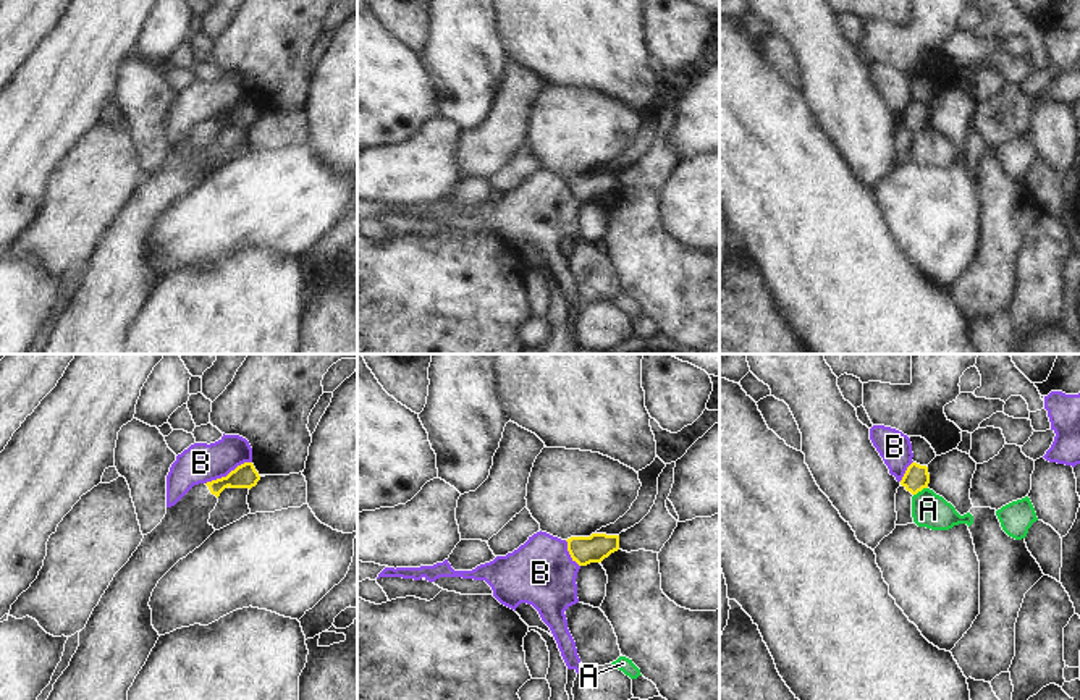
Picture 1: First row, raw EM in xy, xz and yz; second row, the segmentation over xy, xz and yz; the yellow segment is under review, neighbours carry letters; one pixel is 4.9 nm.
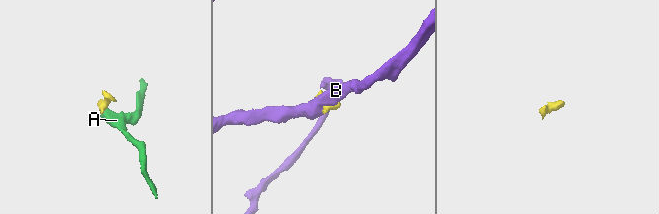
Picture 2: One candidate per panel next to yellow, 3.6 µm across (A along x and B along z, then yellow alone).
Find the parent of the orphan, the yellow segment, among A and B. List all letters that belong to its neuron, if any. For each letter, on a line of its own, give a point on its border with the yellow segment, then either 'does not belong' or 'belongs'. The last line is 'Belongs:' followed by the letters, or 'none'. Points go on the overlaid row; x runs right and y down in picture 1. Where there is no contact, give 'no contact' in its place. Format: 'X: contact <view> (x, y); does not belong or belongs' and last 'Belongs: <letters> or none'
A: contact yz (920, 490); does not belong
B: contact xy (230, 472); does not belong
Belongs: none

